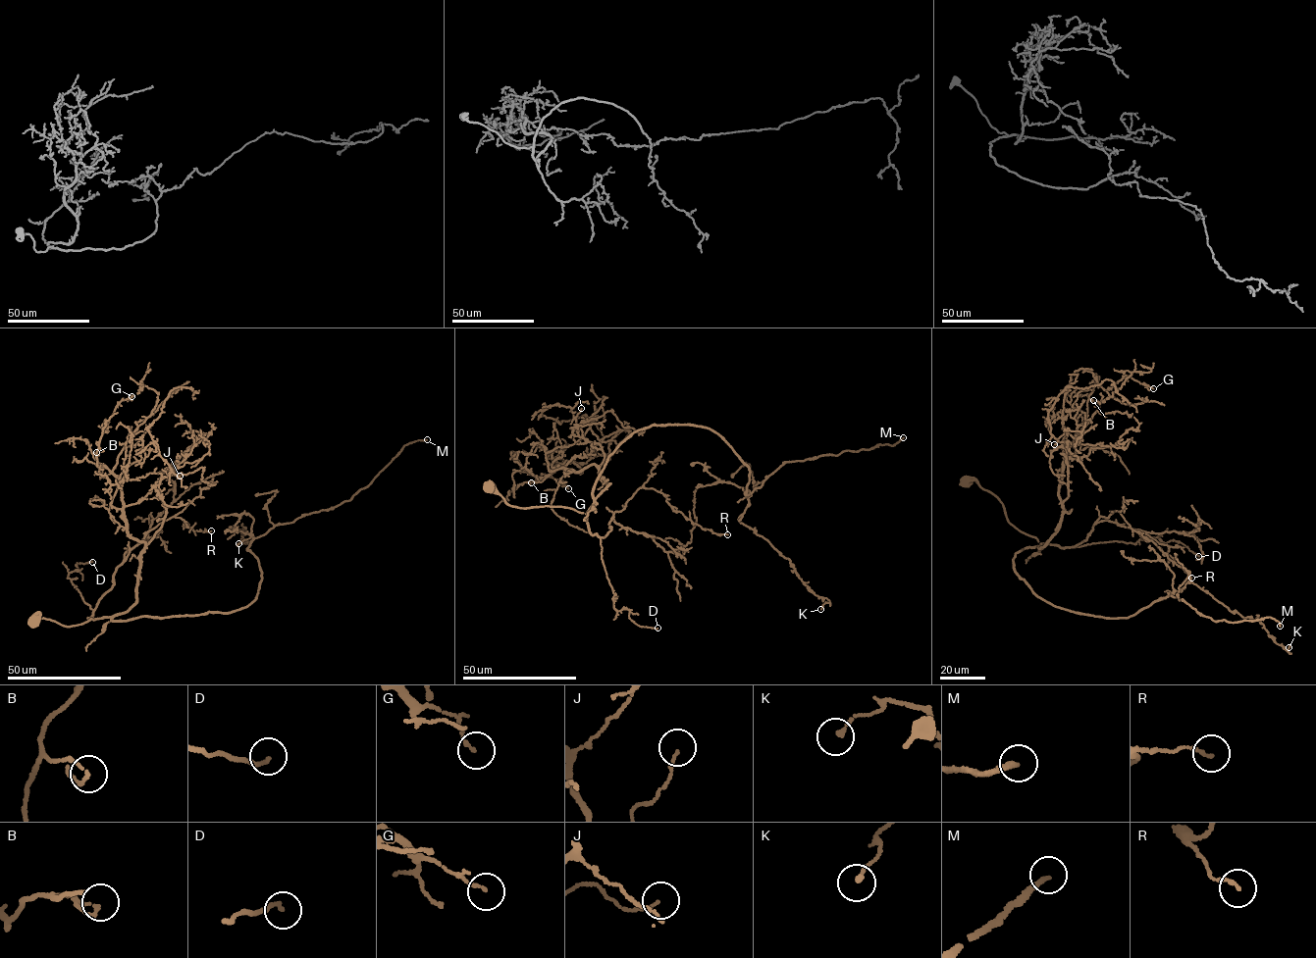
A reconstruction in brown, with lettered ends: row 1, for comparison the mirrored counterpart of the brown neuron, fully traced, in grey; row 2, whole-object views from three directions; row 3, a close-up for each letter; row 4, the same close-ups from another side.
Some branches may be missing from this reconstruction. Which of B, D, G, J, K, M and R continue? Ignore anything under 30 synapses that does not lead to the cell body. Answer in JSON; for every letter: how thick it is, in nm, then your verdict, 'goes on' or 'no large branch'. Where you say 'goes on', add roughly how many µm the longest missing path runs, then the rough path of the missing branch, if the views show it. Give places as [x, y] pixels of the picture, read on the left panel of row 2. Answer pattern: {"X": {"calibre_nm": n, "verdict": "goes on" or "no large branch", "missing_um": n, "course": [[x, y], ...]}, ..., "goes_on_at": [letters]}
{"B": {"calibre_nm": 90, "verdict": "no large branch"}, "D": {"calibre_nm": 160, "verdict": "no large branch"}, "G": {"calibre_nm": 110, "verdict": "no large branch"}, "J": {"calibre_nm": 120, "verdict": "no large branch"}, "K": {"calibre_nm": 160, "verdict": "no large branch"}, "M": {"calibre_nm": 190, "verdict": "goes on", "missing_um": 160}, "R": {"calibre_nm": 130, "verdict": "no large branch"}, "goes_on_at": ["M"]}

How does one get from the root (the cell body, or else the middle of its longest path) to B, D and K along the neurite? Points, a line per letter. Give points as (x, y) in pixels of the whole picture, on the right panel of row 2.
B: (965, 480), (973, 478), (998, 498), (1009, 522), (1041, 549), (1060, 525), (1064, 460), (1093, 400)
D: (965, 480), (973, 478), (998, 498), (1009, 522), (1041, 543), (1062, 548), (1157, 537), (1179, 541), (1198, 556)
K: (965, 480), (1042, 543), (1018, 551), (1014, 567), (1051, 604), (1125, 618), (1192, 582), (1289, 647)

